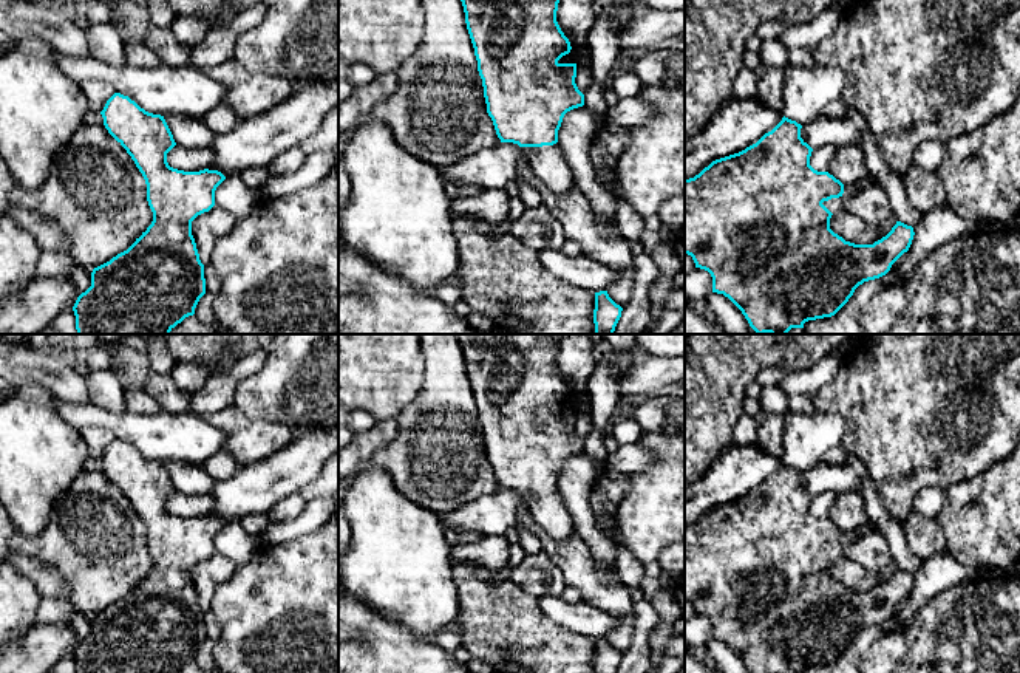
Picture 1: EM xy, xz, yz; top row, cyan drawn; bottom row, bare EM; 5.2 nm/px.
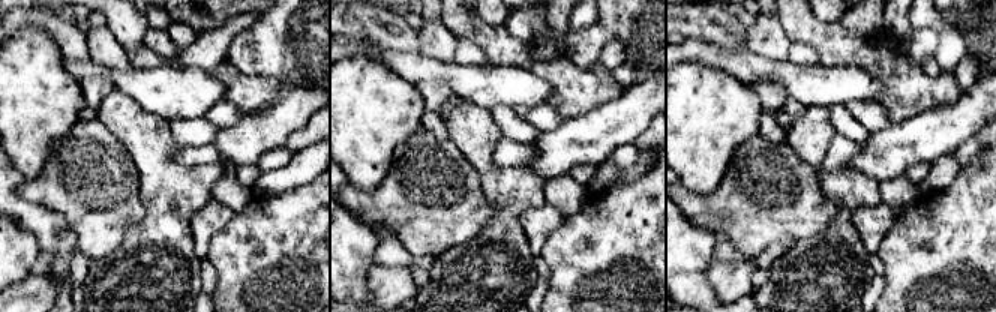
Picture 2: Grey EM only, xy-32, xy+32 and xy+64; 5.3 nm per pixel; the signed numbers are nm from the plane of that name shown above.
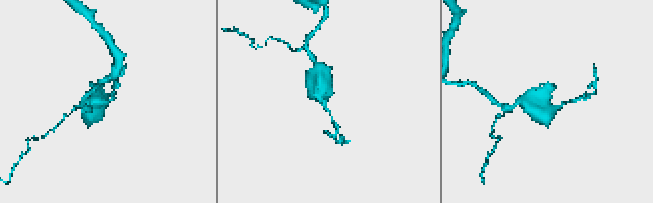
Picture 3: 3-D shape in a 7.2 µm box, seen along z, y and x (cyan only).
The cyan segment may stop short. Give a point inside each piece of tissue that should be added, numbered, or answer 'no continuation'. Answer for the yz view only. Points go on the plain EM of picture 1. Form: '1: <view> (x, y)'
1: yz (835, 551)

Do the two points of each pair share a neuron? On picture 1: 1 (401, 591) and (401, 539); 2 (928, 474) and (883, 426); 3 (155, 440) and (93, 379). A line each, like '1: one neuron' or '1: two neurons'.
1: one neuron
2: one neuron
3: two neurons

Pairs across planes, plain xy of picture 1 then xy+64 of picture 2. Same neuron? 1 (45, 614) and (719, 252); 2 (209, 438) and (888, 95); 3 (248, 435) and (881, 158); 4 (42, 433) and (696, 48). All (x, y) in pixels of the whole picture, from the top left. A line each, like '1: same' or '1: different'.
1: same
2: different
3: different
4: different

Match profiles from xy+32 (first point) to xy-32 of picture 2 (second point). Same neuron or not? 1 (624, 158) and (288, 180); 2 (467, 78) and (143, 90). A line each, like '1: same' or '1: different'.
1: different
2: same

